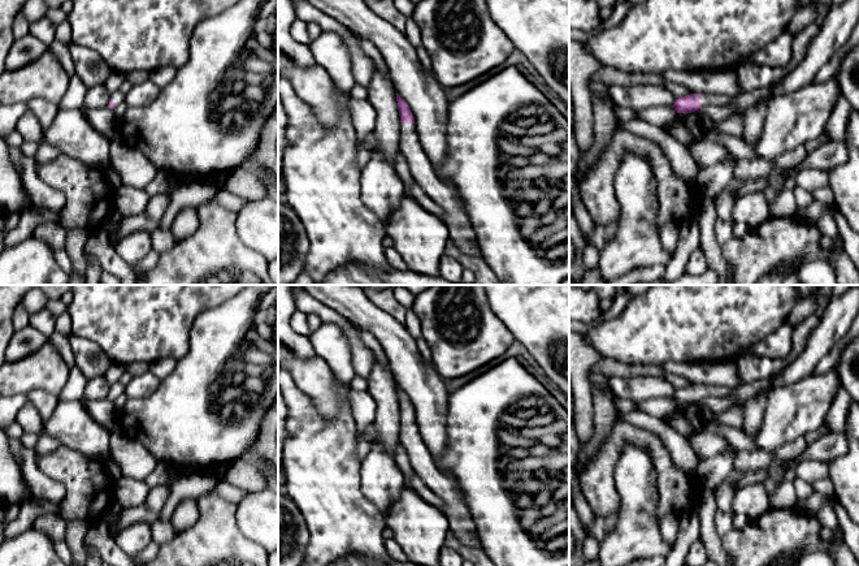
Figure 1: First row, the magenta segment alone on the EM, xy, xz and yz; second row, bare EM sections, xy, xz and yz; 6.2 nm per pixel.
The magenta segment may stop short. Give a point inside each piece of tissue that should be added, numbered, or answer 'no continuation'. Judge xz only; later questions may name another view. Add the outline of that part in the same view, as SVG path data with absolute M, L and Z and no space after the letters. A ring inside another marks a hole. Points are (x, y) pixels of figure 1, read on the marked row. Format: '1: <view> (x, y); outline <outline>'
1: xz (460, 232); outline M413 124L400 125L399 151L405 156L415 182L444 212L448 239L463 252L482 258L470 220L457 199L454 189L446 186L437 176L429 157L424 152Z

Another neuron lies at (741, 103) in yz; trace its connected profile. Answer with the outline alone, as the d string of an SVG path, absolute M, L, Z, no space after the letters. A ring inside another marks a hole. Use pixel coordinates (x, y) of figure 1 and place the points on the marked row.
M773 85L750 92L742 92L741 95L732 98L729 105L710 104L695 112L710 116L713 122L721 122L732 115L743 115L750 107L767 98L772 87Z

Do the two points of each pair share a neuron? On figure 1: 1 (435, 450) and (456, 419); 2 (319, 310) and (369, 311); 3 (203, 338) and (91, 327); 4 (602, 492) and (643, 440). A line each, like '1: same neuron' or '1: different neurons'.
1: different neurons
2: different neurons
3: different neurons
4: same neuron

